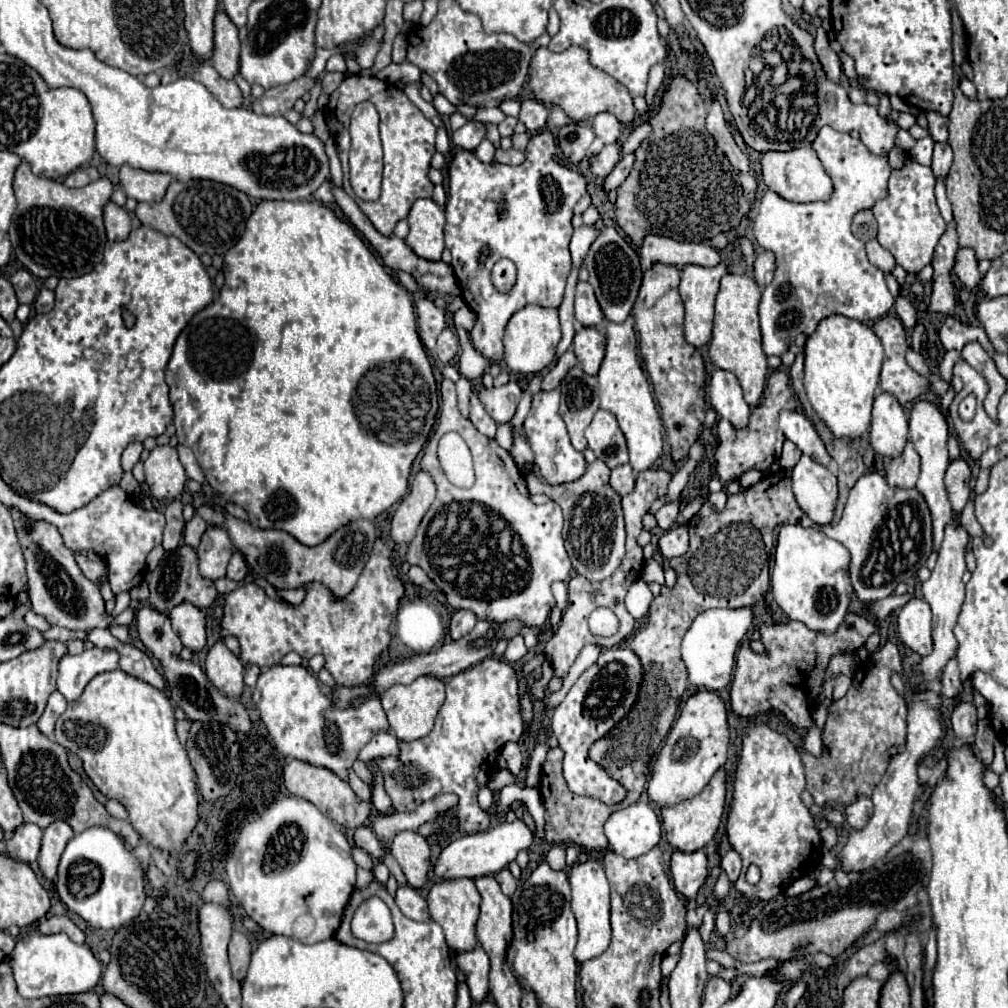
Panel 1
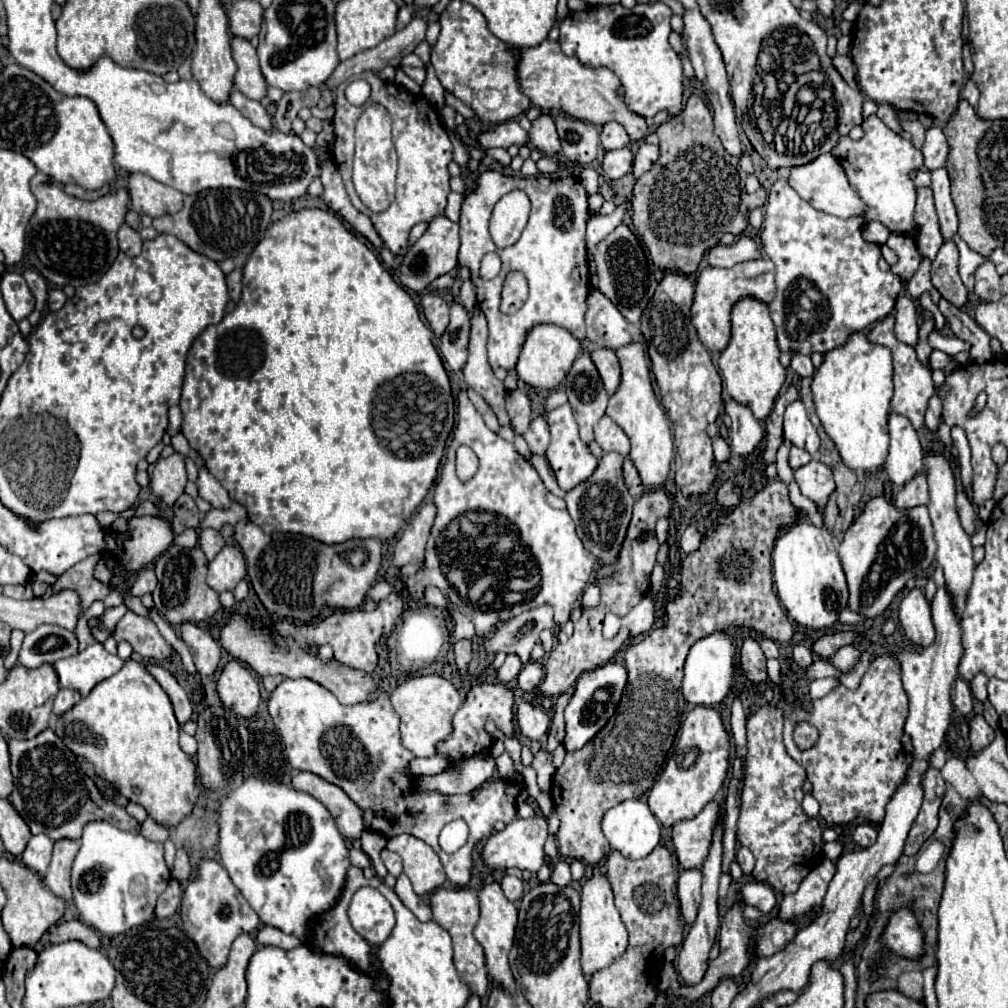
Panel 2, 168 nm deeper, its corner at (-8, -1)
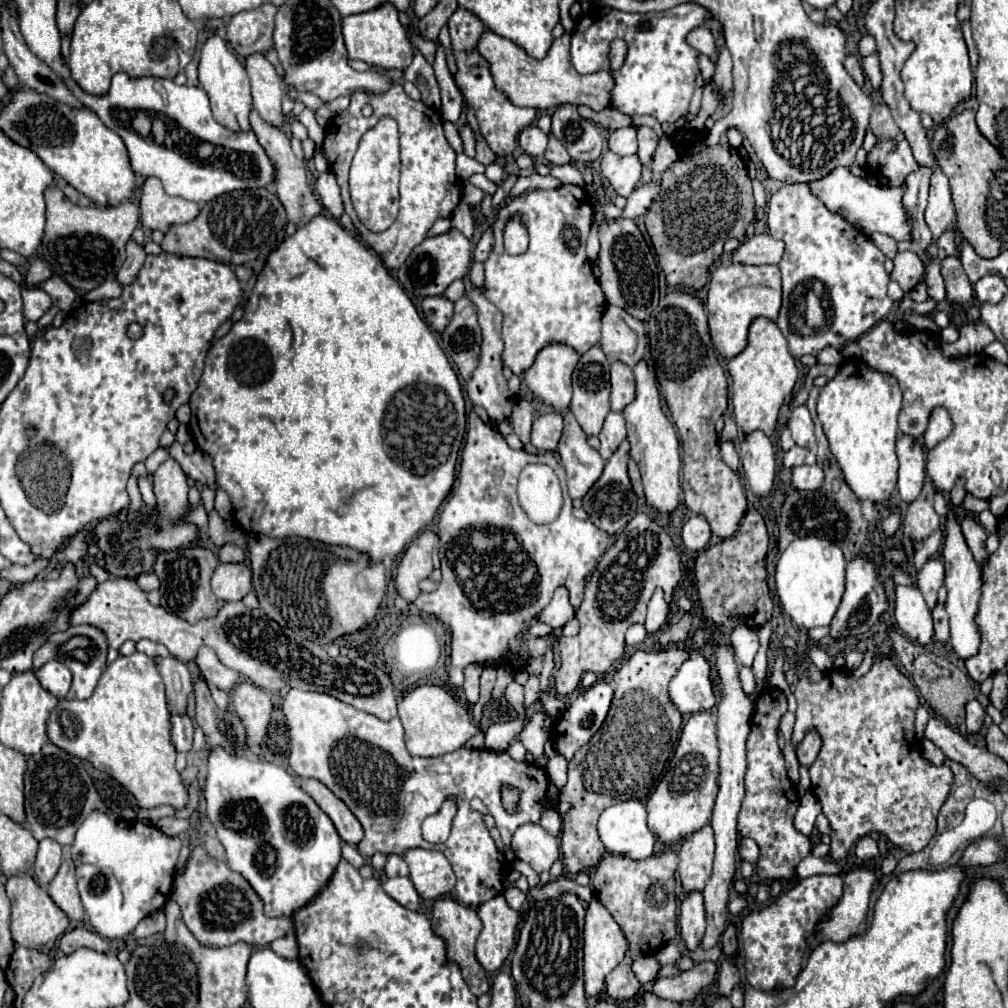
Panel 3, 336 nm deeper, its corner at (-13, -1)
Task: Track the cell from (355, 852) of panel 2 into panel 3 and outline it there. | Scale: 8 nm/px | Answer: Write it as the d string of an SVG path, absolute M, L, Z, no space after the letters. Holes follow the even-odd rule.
M342 844L342 858L346 858L352 866L356 866L356 868L360 868L366 860L360 856L360 852L358 852L358 848L356 846L352 846L352 844Z

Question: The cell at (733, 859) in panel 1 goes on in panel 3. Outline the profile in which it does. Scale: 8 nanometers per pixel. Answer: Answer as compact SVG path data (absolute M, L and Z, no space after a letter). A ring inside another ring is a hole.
M742 838L738 852L740 852L742 860L748 860L752 864L758 860L758 844L752 838Z

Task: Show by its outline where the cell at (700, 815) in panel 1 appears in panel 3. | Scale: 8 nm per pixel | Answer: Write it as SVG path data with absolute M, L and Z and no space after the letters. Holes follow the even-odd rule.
M710 826L690 834L684 838L678 852L678 874L682 880L684 892L702 892L710 872L714 858L714 834Z

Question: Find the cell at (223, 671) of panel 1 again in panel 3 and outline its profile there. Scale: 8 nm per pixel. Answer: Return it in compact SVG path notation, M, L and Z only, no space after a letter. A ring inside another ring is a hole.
M242 682L232 690L232 704L246 728L248 750L256 756L262 754L262 744L268 732L268 722L272 716L270 694L250 682Z

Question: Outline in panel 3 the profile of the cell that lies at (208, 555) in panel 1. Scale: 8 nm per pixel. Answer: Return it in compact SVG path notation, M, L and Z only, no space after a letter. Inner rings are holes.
M218 564L212 576L212 592L224 602L238 602L252 590L252 572L246 564Z

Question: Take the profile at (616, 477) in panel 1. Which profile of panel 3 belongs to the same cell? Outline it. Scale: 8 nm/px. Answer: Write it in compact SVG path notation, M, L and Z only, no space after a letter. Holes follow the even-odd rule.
M630 458L628 462L628 474L630 474L630 480L632 480L632 486L634 486L634 492L636 496L642 500L644 498L644 492L642 492L642 482L640 482L640 472L638 472L638 466L636 462Z

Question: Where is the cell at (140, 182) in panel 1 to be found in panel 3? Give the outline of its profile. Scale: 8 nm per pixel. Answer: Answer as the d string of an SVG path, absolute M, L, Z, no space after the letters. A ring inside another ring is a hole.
M146 178L140 198L140 222L144 228L166 234L170 226L192 222L198 214L200 206L196 202L170 196L164 192L164 186L158 178Z

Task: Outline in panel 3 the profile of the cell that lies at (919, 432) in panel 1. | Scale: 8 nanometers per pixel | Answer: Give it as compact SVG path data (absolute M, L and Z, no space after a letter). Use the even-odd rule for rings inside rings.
M954 514L948 518L948 532L944 538L944 566L946 566L946 590L948 590L948 600L946 600L946 612L950 616L950 646L956 652L960 660L968 660L978 654L980 648L980 630L976 624L976 614L978 614L978 604L980 604L980 586L982 586L982 574L980 566L976 564L972 552L966 546L966 540L962 536L960 524L956 522Z

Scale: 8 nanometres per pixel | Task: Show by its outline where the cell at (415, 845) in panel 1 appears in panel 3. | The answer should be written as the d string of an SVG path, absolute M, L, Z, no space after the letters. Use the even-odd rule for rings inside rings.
M414 848L406 854L406 864L410 868L410 880L424 900L436 900L454 892L456 876L452 872L450 862L444 854L436 850Z

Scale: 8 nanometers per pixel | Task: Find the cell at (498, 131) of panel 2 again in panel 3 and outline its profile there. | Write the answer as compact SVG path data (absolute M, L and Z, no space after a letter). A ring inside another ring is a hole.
M528 126L526 130L520 132L518 144L532 158L542 158L544 156L544 150L548 146L548 134L542 132L538 126Z

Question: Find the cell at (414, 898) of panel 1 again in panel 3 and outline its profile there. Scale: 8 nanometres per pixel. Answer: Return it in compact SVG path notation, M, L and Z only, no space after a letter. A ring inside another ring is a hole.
M388 878L382 882L384 892L394 898L398 904L402 904L408 910L418 910L418 892L414 888L414 884L410 882L410 878Z

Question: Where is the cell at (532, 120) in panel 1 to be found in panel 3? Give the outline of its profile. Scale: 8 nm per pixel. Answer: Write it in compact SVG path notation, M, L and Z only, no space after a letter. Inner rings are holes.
M550 134L550 142L548 142L548 150L546 150L546 160L550 164L558 164L558 166L564 166L564 164L570 164L570 156L568 152L564 150L564 146Z

